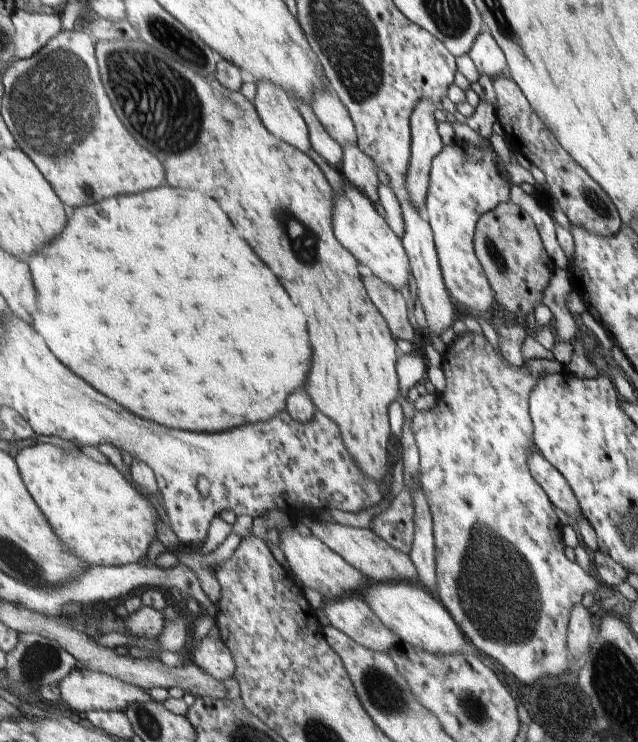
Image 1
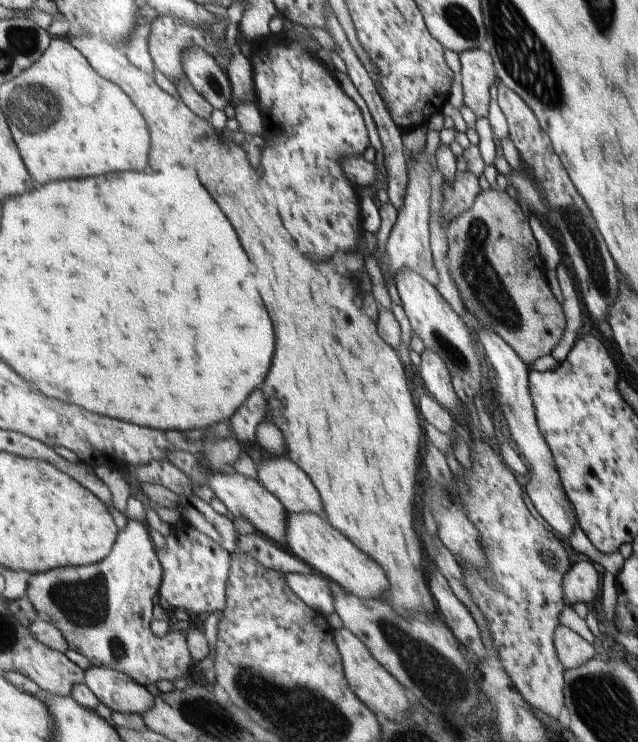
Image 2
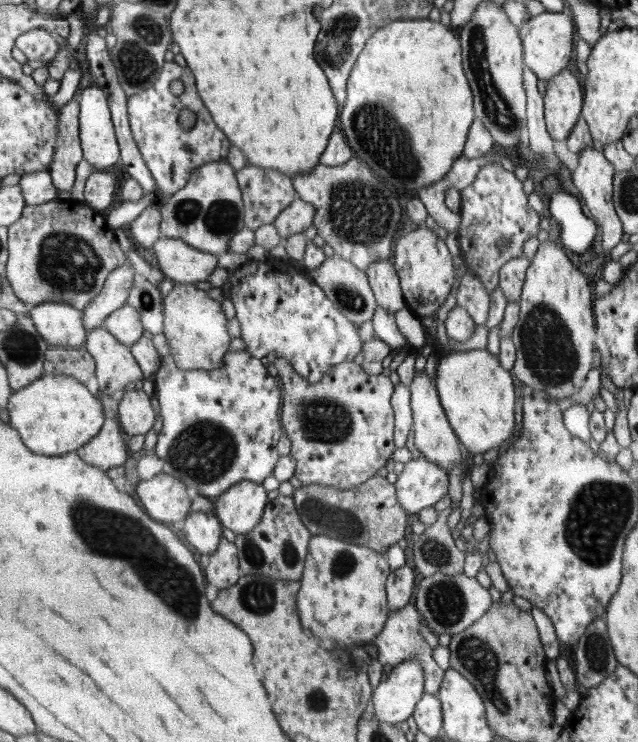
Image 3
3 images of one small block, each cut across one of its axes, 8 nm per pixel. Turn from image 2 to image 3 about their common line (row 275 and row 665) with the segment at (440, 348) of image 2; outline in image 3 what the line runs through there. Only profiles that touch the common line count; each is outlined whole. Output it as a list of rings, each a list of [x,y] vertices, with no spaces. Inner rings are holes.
[[[408,660],[396,665],[383,682],[376,688],[373,717],[378,722],[398,725],[412,716],[414,708],[422,699],[424,670],[418,660]]]

